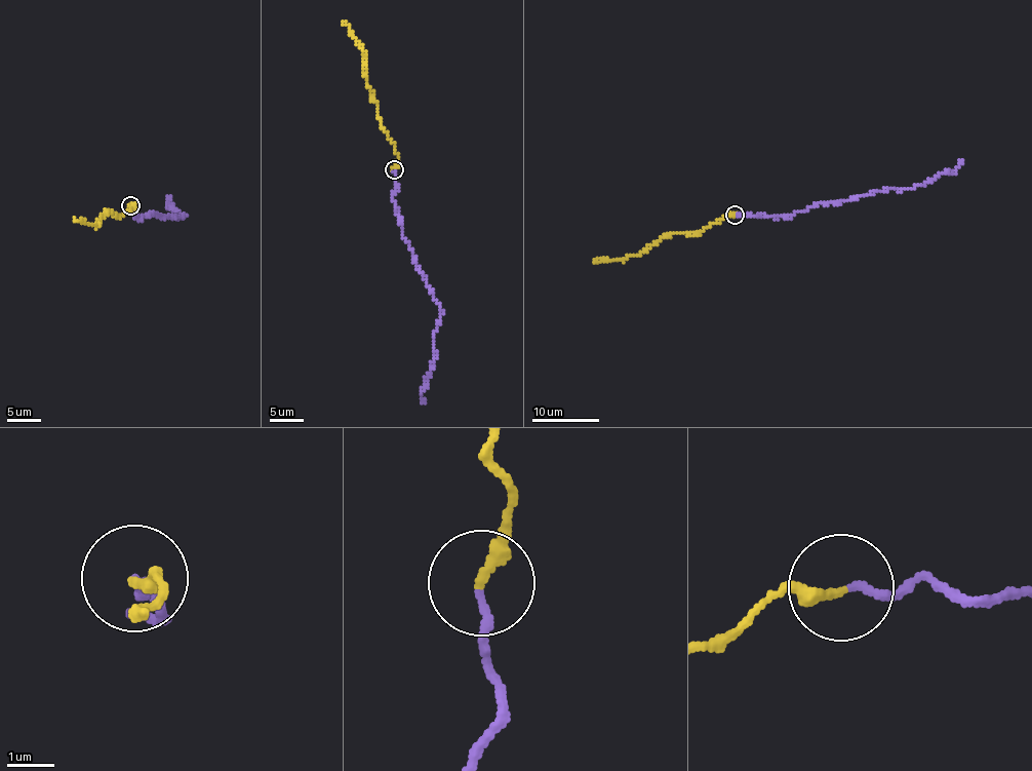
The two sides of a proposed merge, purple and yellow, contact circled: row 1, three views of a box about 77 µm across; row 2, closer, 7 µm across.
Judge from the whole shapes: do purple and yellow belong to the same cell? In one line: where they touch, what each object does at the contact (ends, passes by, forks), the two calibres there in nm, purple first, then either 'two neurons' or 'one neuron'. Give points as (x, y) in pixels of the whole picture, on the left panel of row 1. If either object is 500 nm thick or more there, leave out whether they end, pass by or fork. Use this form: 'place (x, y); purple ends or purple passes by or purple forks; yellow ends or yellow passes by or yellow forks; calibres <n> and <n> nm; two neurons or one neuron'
place (130, 205); purple ends; yellow ends; calibres 160 and 260 nm; one neuron

